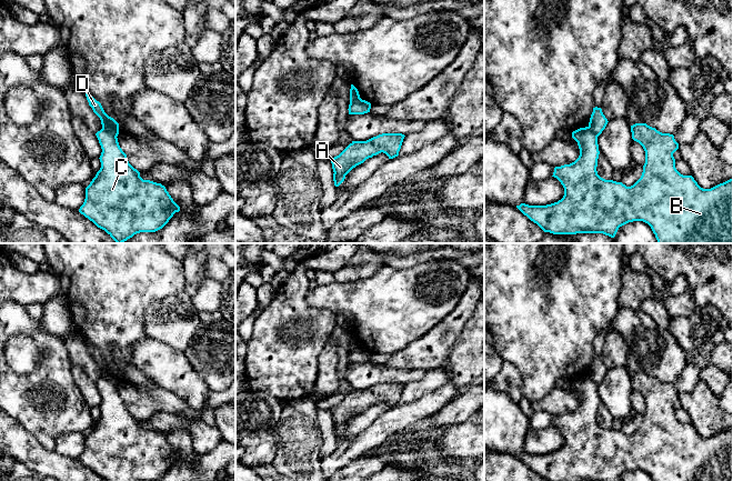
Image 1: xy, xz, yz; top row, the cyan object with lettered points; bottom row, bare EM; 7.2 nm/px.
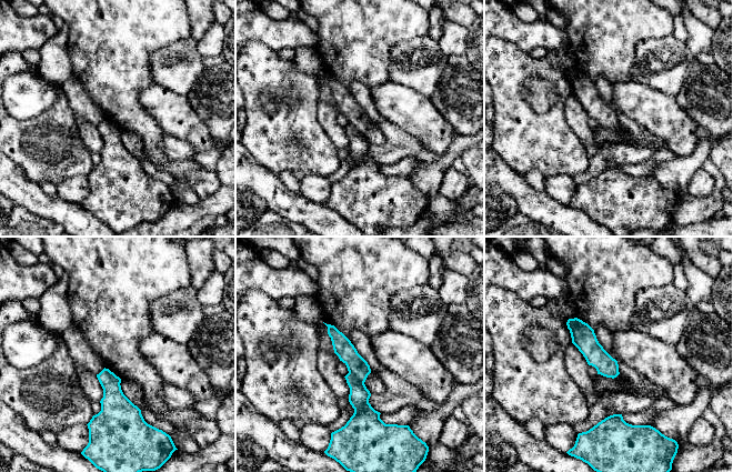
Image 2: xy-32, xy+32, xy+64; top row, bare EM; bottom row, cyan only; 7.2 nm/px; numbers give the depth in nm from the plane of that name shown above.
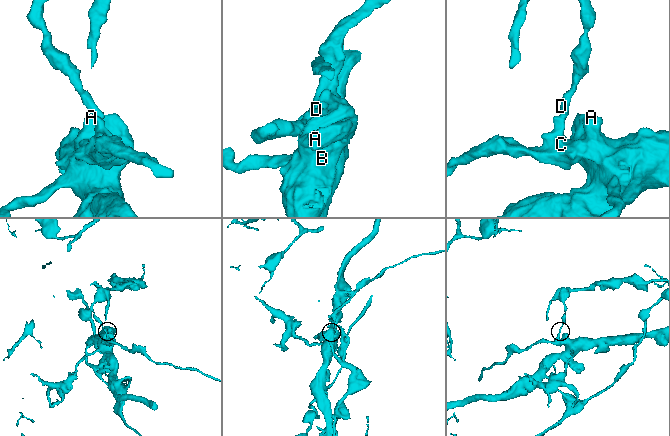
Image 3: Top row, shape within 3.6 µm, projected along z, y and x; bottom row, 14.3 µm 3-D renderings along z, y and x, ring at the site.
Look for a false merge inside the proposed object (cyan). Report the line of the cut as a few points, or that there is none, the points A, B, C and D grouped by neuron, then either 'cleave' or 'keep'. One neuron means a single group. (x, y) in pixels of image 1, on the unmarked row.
cut in xy along (102, 376), (117, 384); A B C / D; cleave

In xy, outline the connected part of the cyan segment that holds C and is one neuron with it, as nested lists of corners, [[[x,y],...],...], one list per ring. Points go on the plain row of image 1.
[[[103,377],[96,384],[102,398],[101,417],[86,437],[86,448],[79,461],[106,481],[155,481],[162,478],[180,455],[164,434],[140,425],[120,397],[118,384]]]

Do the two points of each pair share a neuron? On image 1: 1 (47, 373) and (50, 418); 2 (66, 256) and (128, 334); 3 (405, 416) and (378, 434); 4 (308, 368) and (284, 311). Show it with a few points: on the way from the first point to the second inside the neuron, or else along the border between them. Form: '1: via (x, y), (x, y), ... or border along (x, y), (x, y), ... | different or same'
1: via (49, 384), (50, 407) | same
2: via (84, 276), (108, 299), (108, 307), (114, 314) | same
3: via (399, 418), (384, 428) | same
4: via (292, 359), (274, 341), (273, 327) | same

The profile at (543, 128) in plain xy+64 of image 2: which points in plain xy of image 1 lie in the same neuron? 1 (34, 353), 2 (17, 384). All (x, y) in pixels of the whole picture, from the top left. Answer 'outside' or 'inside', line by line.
1: outside
2: inside

